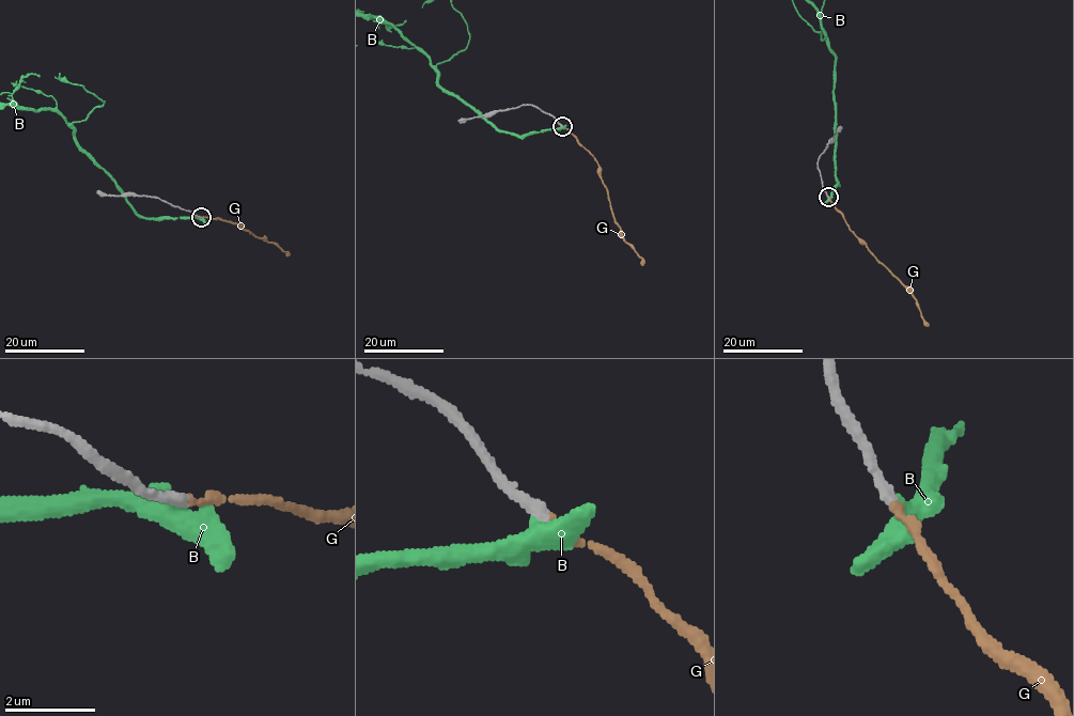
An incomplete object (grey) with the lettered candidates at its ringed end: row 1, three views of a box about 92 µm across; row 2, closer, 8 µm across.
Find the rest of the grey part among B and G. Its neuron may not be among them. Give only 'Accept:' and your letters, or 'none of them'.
Accept: G

